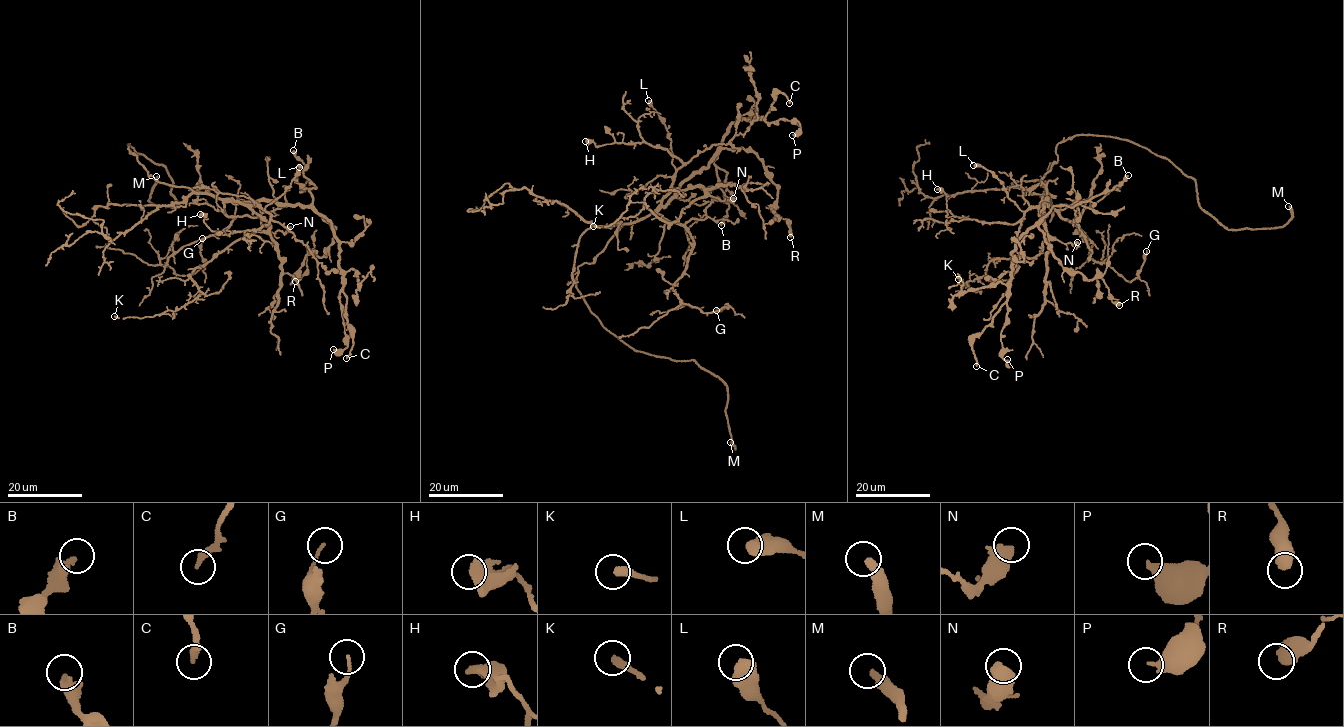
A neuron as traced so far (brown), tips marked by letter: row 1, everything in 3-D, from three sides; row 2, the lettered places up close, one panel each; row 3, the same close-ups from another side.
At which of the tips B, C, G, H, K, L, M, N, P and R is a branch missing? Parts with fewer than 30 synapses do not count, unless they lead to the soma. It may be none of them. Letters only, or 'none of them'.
M

